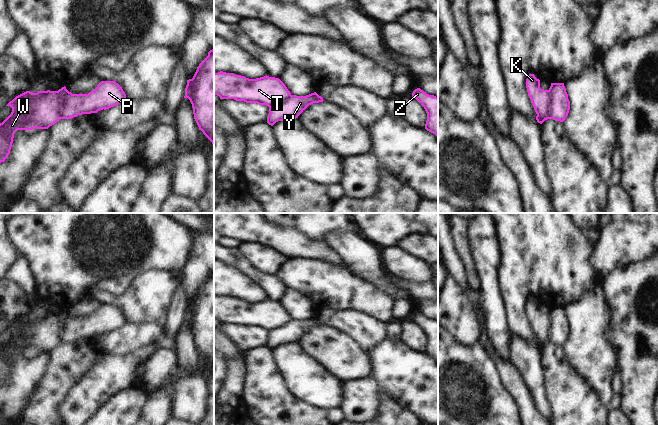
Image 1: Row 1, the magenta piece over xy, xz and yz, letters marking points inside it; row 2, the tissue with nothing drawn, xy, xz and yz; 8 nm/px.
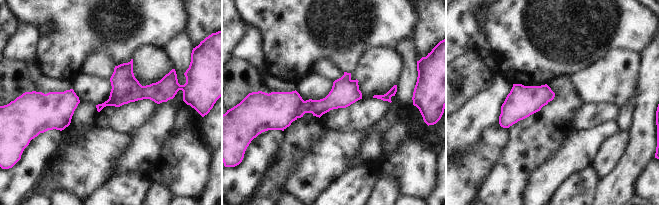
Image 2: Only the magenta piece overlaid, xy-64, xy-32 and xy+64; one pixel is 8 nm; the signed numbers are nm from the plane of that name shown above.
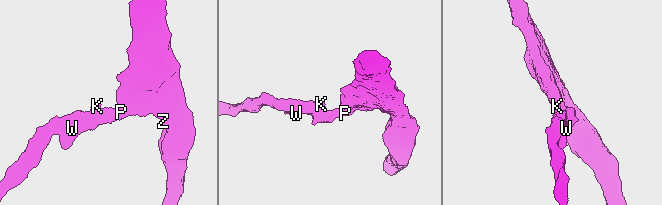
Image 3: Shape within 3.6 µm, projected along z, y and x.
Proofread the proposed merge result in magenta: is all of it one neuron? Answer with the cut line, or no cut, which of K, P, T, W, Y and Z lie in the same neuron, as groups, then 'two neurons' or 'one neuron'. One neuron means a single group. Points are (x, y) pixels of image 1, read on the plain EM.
cut xy (58, 314), (63, 322), (60, 342); groups K T W / P Y Z; two neurons

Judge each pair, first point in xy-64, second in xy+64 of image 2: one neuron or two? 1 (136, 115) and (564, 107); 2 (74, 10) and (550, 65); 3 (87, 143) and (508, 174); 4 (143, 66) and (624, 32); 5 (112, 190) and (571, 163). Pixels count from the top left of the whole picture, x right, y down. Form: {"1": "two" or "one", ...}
{"1": "two", "2": "one", "3": "two", "4": "two", "5": "two"}

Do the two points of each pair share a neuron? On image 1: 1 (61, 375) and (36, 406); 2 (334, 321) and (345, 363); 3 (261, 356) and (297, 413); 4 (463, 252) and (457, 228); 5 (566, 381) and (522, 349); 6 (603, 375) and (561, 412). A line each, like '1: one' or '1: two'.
1: one
2: two
3: one
4: one
5: two
6: two

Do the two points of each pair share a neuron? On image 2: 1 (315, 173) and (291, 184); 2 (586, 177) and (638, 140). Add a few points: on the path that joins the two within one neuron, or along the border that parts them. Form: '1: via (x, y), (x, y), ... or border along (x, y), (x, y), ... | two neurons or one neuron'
1: via (309, 177), (301, 179), (297, 183) | one neuron
2: border along (600, 179), (594, 194) | two neurons

